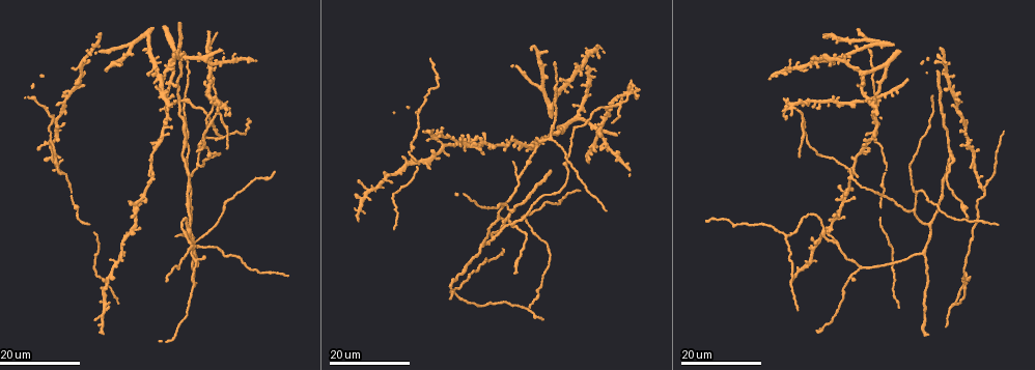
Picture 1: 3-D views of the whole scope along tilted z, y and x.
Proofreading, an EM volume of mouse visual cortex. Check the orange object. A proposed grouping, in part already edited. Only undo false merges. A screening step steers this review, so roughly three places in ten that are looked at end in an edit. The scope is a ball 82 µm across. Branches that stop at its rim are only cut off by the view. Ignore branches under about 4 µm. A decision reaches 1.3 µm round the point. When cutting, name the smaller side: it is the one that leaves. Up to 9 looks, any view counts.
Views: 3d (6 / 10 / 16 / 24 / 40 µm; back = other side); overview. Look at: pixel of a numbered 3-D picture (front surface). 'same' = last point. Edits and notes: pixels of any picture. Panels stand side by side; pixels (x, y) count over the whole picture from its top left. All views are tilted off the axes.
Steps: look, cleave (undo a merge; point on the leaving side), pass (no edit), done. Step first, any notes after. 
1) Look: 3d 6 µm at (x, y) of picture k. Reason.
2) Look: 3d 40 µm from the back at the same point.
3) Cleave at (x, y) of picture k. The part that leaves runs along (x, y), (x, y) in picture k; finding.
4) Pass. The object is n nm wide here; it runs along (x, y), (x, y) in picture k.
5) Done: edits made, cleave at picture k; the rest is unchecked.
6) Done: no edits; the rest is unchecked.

Look: 3d 24 µm at (602, 147) of picture 1.

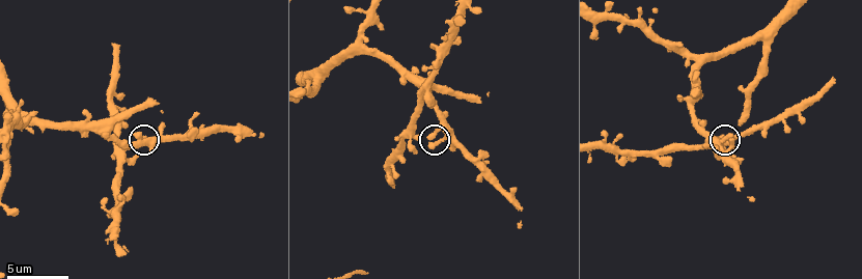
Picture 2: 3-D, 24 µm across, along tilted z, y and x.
Look: 3d 10 µm at (432, 137) of picture 2.

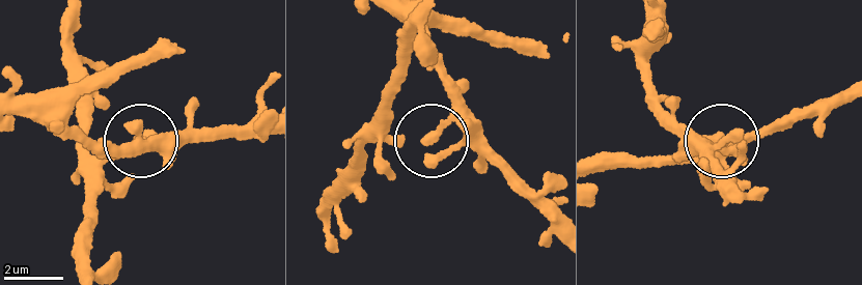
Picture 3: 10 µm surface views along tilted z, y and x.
Pass. The object is 290 nm wide here; it runs along (423, 18), (391, 133), (452, 151), (482, 146), (515, 177) in picture 3; all the same neuron.

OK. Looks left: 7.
Look: 3d 24 µm at (125, 238) of picture 1. Three arms meet.

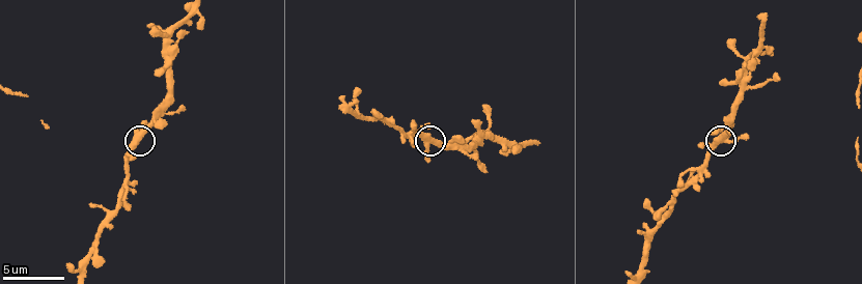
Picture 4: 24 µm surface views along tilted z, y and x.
Look: 3d 6 µm at (729, 140) of picture 4. Zoom in.

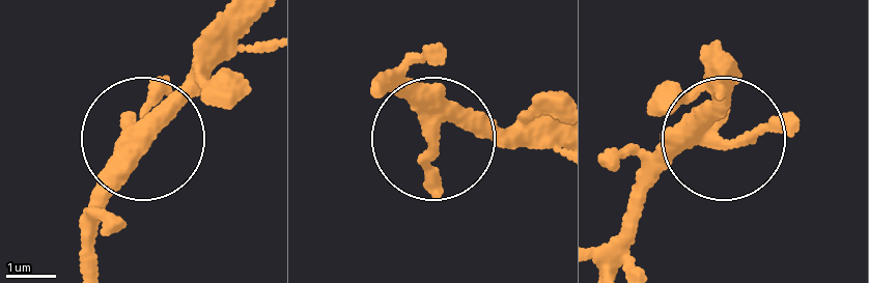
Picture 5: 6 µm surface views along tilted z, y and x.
Look: 3d 6 µm from the back at (430, 136) of picture 5. From behind.

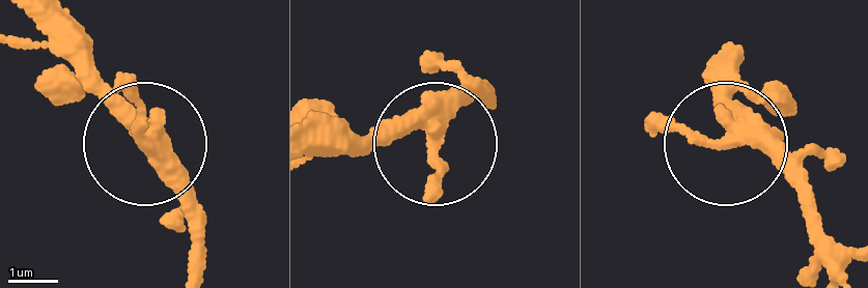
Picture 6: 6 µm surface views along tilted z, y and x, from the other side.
Pass. 3 arms meet here; it runs along (53, 27), (68, 63), (147, 144), (196, 256) in picture 6; continuous, no second neuron.

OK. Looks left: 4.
Look: 3d 16 µm at (802, 120) of picture 1. Two arms in line, one across.

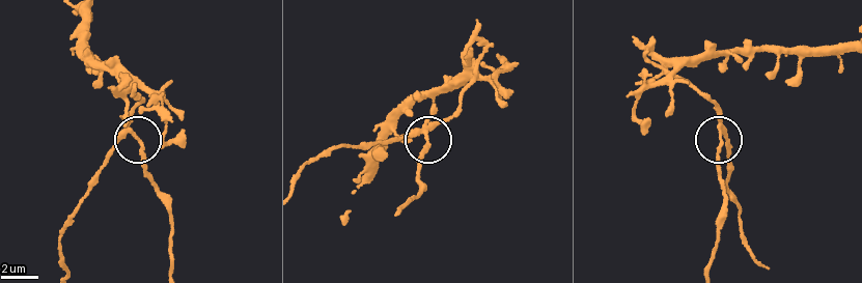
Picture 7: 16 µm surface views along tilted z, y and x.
Look: 3d 10 µm at (720, 131) of picture 7.

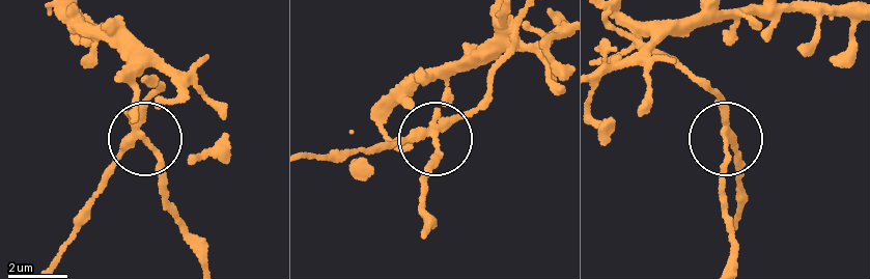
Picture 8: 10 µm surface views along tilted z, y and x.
Cleave at (162, 161) of picture 8. The object is 230 nm wide here; the part that leaves runs along (135, 129), (198, 261) in picture 8; a second neuron is stuck on.

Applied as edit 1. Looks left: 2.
Done: edits made, cleave at picture 8; the rest is unchecked.

